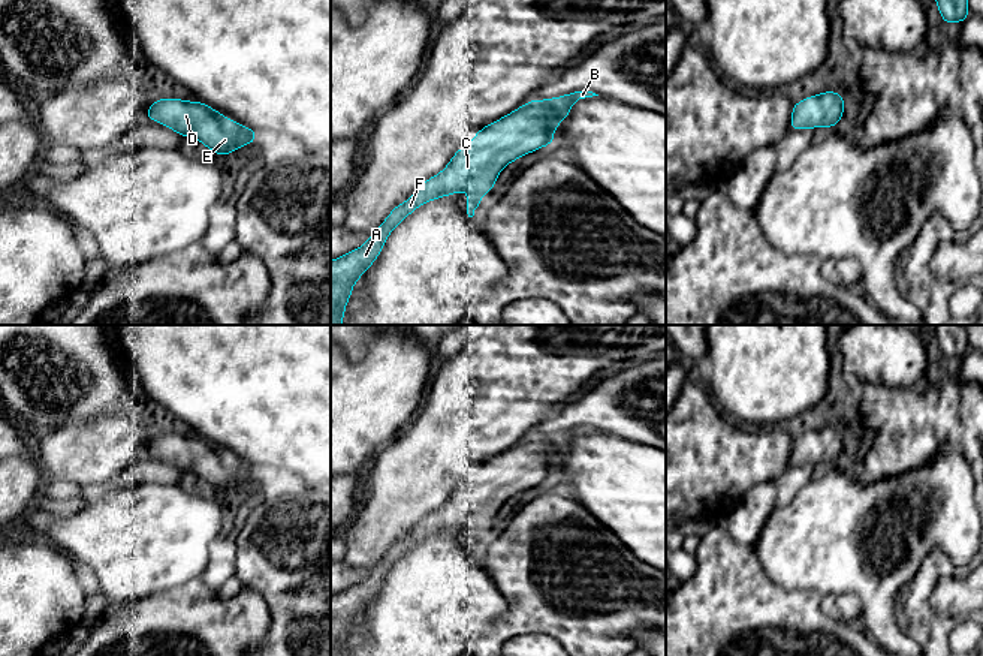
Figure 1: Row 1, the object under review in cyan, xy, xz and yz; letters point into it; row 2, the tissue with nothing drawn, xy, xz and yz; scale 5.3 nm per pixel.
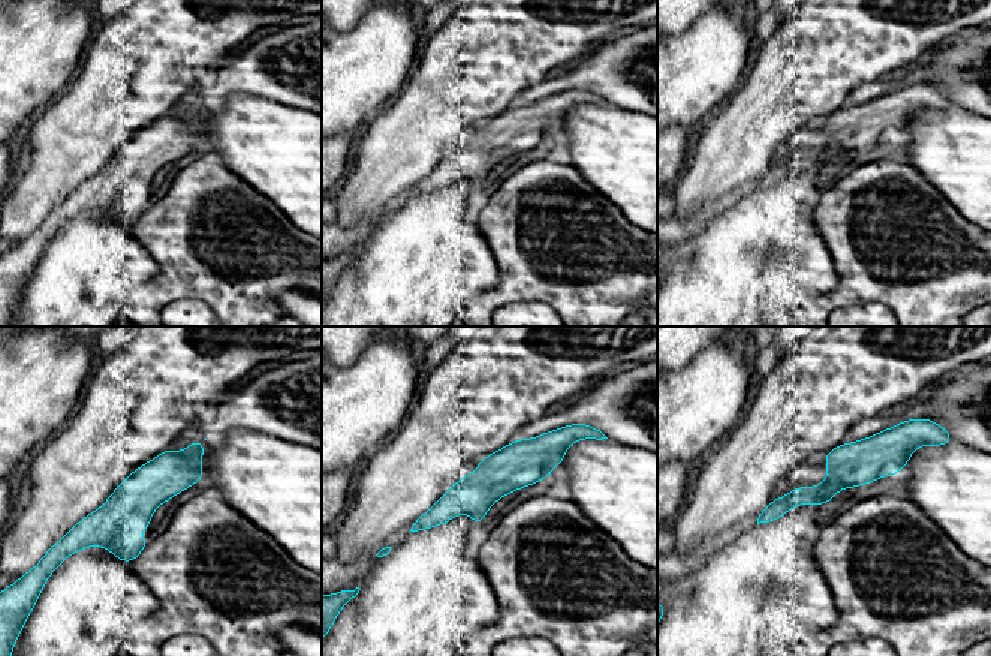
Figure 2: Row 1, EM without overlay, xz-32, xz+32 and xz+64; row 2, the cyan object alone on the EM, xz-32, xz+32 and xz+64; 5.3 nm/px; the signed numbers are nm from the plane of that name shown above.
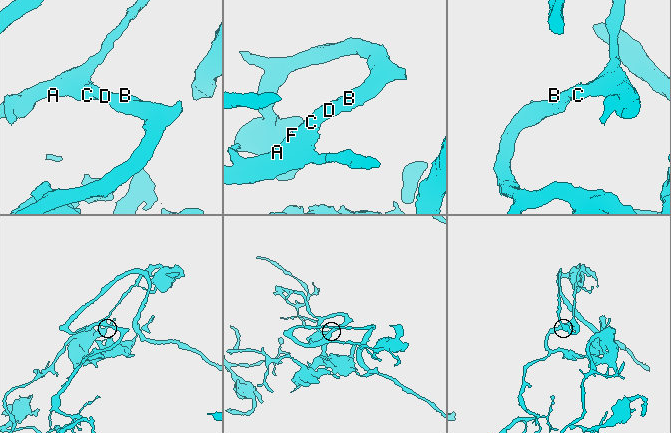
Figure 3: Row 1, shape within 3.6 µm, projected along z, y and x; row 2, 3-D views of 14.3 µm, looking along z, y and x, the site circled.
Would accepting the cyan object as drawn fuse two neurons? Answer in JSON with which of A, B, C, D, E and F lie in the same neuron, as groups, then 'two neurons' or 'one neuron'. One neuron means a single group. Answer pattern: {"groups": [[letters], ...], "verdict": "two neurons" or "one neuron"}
{"groups": [["A", "B", "C", "D", "E", "F"]], "verdict": "one neuron"}

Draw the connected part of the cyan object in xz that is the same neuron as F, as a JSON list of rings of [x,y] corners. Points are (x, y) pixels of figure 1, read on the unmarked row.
[[[584,425],[555,434],[530,436],[480,464],[438,511],[395,542],[364,581],[331,596],[331,656],[343,656],[353,620],[377,595],[388,571],[410,548],[428,536],[467,526],[467,550],[473,553],[482,538],[480,532],[492,527],[500,506],[510,497],[554,479],[554,466],[567,454],[572,440],[592,431],[598,430]]]

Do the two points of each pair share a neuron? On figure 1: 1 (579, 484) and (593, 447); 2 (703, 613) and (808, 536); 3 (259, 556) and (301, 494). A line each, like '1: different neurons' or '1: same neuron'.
1: same neuron
2: different neurons
3: same neuron

